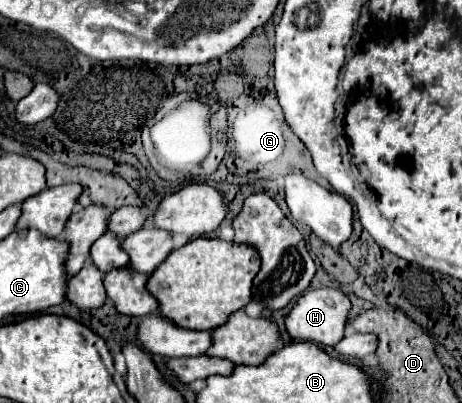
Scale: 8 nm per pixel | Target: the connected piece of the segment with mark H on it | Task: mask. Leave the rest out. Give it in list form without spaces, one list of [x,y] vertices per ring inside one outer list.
[[[335,288],[309,290],[303,296],[299,296],[295,308],[285,318],[287,334],[295,340],[315,342],[315,344],[323,344],[323,346],[335,346],[343,338],[343,328],[347,322],[349,308],[351,308],[351,304],[341,290],[335,290]]]

